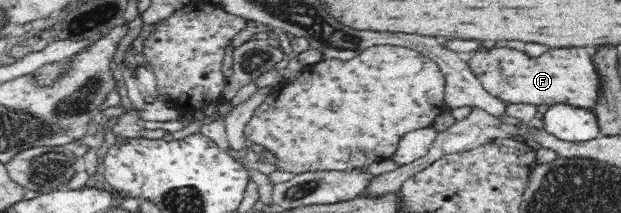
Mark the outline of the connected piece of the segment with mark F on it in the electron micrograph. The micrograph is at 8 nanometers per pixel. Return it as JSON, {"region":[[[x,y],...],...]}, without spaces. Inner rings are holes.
{"region":[[[490,46],[478,50],[466,63],[481,81],[485,91],[509,104],[569,104],[575,108],[593,110],[601,94],[599,79],[591,48],[548,48],[541,56],[532,57],[521,49],[509,46]]]}

